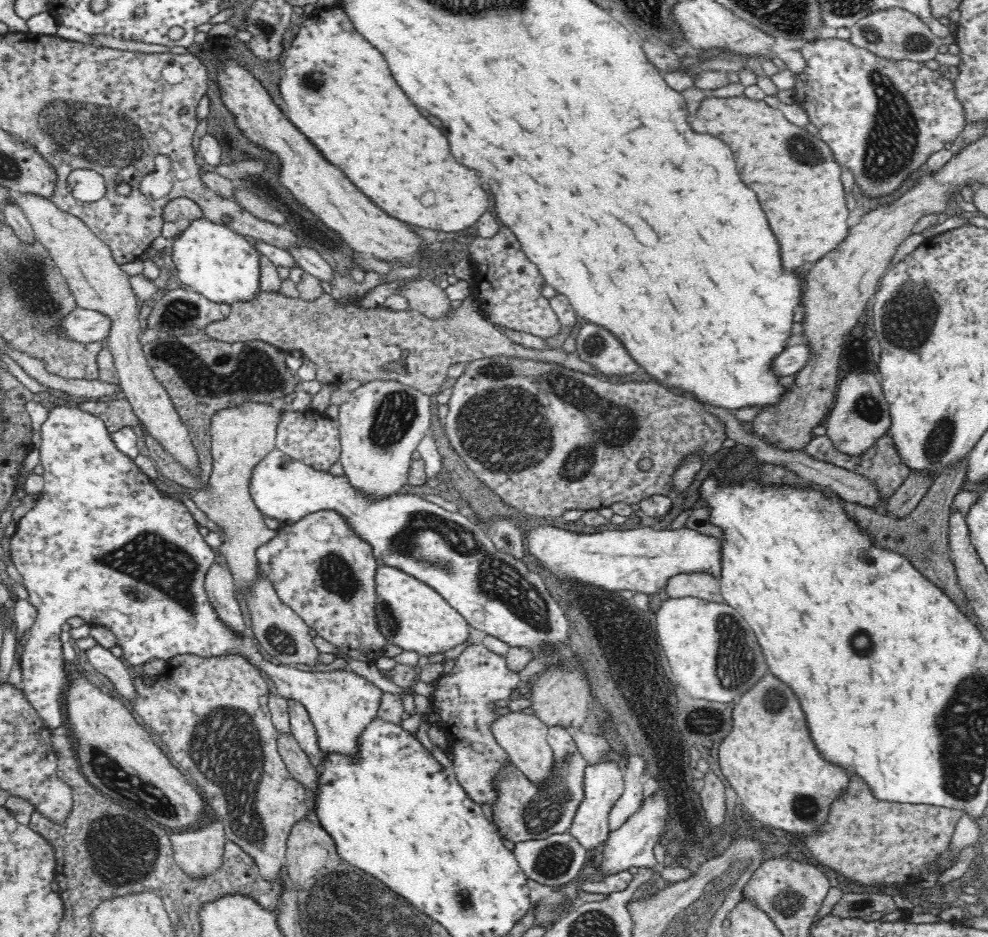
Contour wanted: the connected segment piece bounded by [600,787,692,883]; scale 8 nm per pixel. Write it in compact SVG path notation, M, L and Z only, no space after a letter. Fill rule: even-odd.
M659 787L654 793L649 795L644 803L631 815L620 828L609 831L609 836L603 844L602 860L600 868L606 874L616 874L623 870L636 870L637 868L652 868L659 871L665 880L677 883L684 879L688 879L690 871L683 867L668 867L659 863L654 855L654 846L658 842L658 838L666 832L666 824L670 820L670 802L664 788Z

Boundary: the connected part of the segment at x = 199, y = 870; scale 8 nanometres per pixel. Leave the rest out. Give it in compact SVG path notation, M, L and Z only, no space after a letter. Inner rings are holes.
M214 816L200 830L169 833L173 857L180 870L194 880L202 880L222 868L227 843L225 828Z

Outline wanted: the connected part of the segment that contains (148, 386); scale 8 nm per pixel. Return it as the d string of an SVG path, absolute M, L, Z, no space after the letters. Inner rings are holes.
M33 194L17 195L17 205L23 210L32 225L37 240L45 246L51 259L65 278L68 292L80 308L97 310L109 318L109 333L103 342L110 350L112 366L120 377L120 388L138 420L154 435L166 450L196 473L197 454L194 452L186 425L180 420L170 397L154 378L138 336L145 329L143 316L138 310L138 300L129 281L129 274L115 261L111 248L102 242L77 216L60 210L53 201Z

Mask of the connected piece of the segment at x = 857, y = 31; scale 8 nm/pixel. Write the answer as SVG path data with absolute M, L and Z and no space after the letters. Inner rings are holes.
M901 9L880 10L870 14L856 22L851 28L850 45L856 49L862 48L874 56L888 61L911 60L912 62L924 63L932 60L939 54L941 45L954 44L954 33L950 32L950 38L940 40L916 14Z

